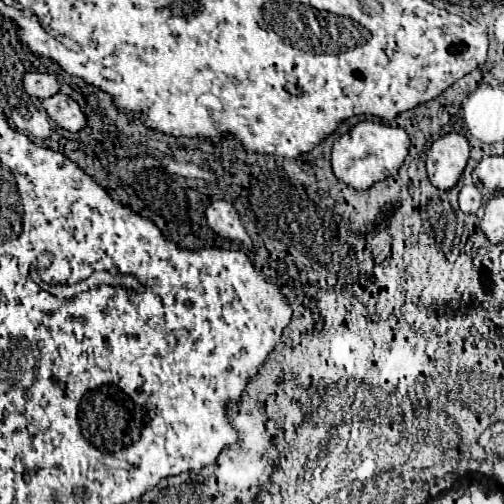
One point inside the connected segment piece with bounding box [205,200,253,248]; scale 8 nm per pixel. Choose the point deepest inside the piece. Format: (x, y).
(221, 216)

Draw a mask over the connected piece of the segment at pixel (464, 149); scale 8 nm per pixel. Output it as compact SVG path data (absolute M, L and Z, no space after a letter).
M449 132L435 140L425 162L433 186L441 190L453 188L465 170L469 154L469 140L457 132Z

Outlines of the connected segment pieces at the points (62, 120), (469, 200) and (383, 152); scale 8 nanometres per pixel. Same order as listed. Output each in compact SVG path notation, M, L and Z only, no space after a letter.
M55 94L47 100L43 100L43 106L47 114L65 130L79 132L87 126L87 116L77 100L73 100L67 94Z
M465 184L459 192L459 208L465 214L477 214L477 210L483 204L483 196L481 192L473 186L473 184Z
M363 120L335 140L331 150L333 172L341 182L349 184L351 188L365 190L373 182L393 176L399 170L399 166L403 164L409 152L409 144L411 144L409 136L403 128L375 122L375 120Z

